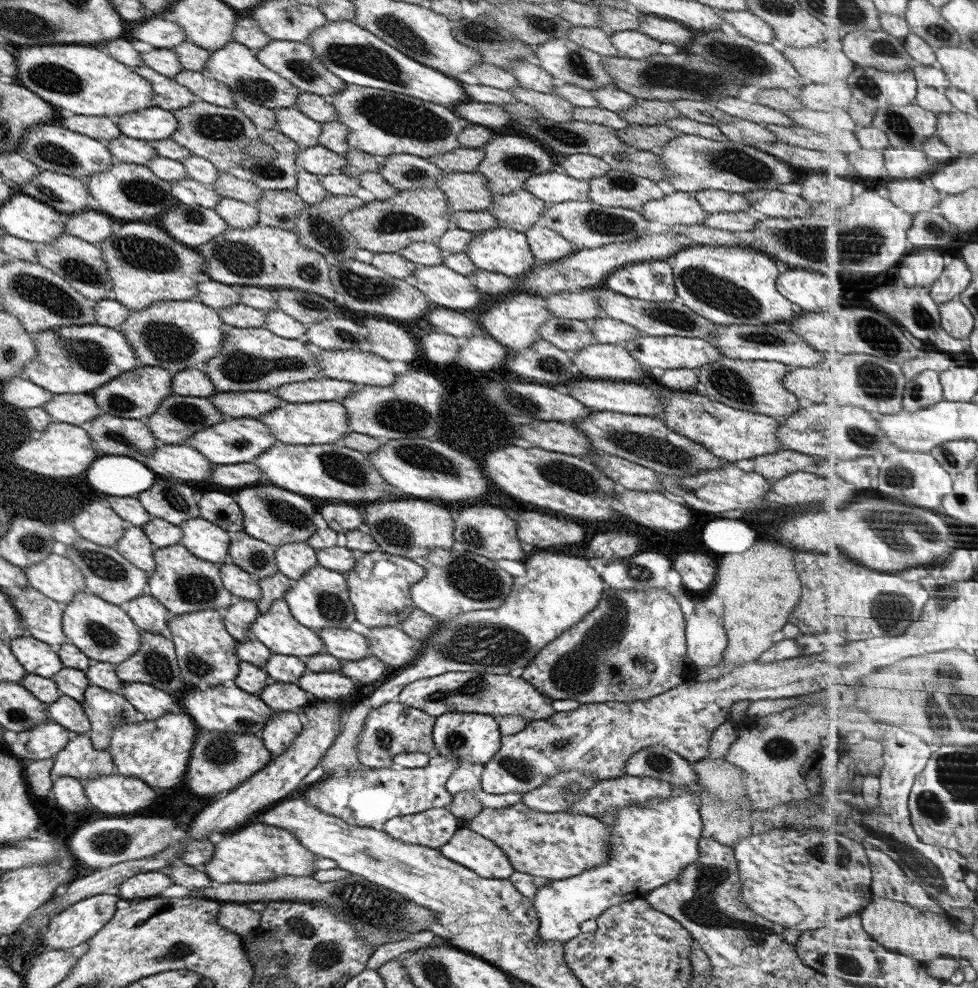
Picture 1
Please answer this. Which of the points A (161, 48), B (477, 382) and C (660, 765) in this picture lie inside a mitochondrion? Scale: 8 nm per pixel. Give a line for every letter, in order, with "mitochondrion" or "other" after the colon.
A: other
B: other
C: mitochondrion

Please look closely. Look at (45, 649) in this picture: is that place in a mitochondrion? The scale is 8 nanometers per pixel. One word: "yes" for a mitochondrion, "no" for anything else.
no

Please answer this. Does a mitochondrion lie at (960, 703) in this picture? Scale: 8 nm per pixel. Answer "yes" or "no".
yes

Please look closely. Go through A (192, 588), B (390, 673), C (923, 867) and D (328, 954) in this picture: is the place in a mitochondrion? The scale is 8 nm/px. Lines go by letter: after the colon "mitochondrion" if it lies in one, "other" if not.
A: mitochondrion
B: other
C: mitochondrion
D: mitochondrion

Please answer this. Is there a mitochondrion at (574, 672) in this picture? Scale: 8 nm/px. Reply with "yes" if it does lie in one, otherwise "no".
yes

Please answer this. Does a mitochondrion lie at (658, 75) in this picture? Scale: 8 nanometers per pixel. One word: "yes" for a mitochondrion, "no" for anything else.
yes

